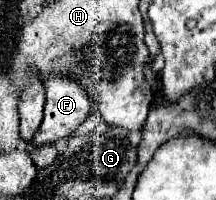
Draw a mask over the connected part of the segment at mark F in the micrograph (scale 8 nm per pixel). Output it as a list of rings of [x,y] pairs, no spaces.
[[[48,78],[46,86],[46,108],[44,108],[44,120],[38,128],[32,146],[44,146],[52,140],[68,138],[72,130],[76,130],[82,120],[86,120],[92,98],[86,94],[86,90],[68,78]]]

